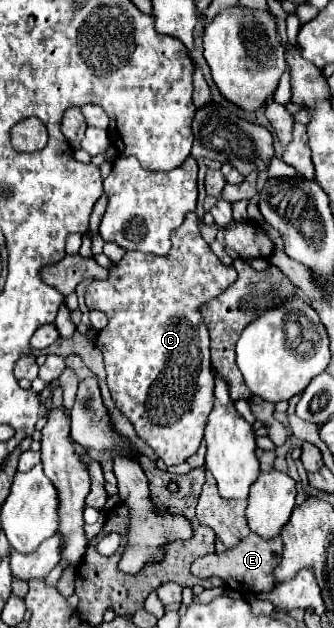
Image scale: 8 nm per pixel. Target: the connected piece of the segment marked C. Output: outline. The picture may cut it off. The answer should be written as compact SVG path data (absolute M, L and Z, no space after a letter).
M191 212L187 214L183 226L179 226L175 230L175 234L171 234L171 242L173 242L173 248L169 250L167 256L155 256L155 254L145 254L145 252L127 252L125 258L119 262L119 264L113 264L109 266L109 276L105 280L93 280L87 290L85 290L85 304L89 308L97 308L101 312L105 312L109 324L99 332L95 334L95 346L103 352L103 362L105 362L105 372L107 372L107 384L109 384L109 390L115 398L115 402L119 404L119 408L123 410L123 414L133 422L137 434L147 440L149 446L153 446L159 454L159 458L167 464L167 466L175 466L175 464L181 464L185 462L191 454L197 452L201 440L203 440L203 424L213 408L213 368L211 368L211 360L209 360L209 332L207 332L207 326L201 318L201 306L213 298L213 296L219 296L229 284L235 282L237 278L237 272L233 266L225 266L209 248L205 248L205 240L201 238L199 234L199 228L197 228L197 214Z

